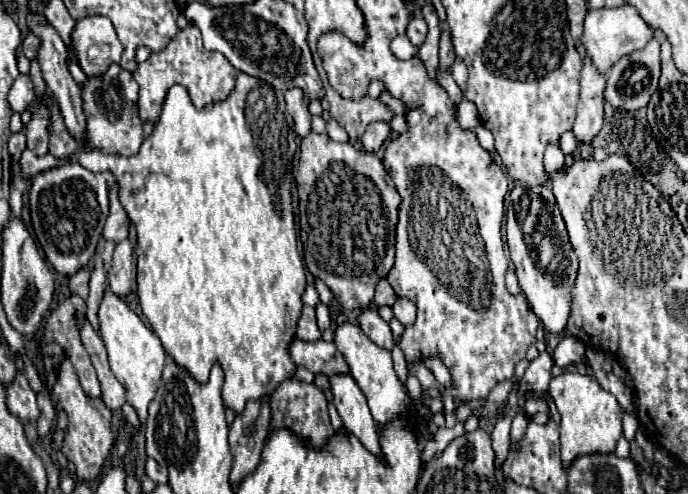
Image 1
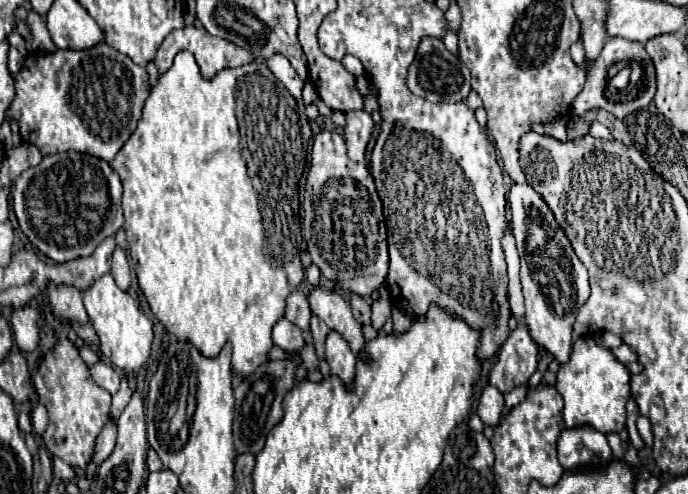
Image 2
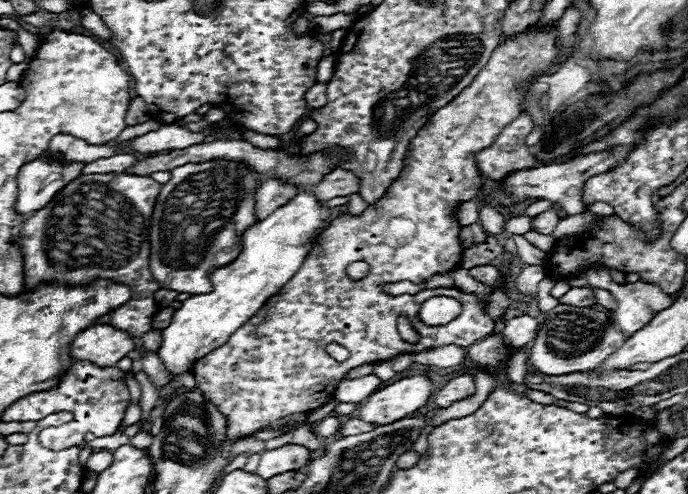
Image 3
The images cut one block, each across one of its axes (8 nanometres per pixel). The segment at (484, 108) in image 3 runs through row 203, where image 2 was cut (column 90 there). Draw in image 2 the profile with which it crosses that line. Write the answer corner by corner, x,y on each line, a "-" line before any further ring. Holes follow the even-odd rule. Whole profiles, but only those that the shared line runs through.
72,340
58,342
42,360
38,372
34,374
34,388
38,400
48,408
48,428
44,432
44,442
48,450
62,458
70,466
86,468
94,454
96,436
102,426
110,420
110,394
94,384
88,366
82,362
78,348

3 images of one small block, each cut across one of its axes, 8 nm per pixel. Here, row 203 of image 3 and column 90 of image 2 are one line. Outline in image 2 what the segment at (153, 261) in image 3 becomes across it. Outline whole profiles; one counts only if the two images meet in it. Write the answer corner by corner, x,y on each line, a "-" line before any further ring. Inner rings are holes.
68,150
68,152
44,156
44,160
38,166
24,170
18,178
20,180
16,180
12,186
12,200
14,200
14,212
18,224
22,232
28,236
28,240
54,262
68,262
82,256
90,256
104,238
114,236
116,230
124,224
122,206
120,206
120,196
122,196
120,178
110,168
110,164
100,158
94,158
90,154
80,154
76,150

